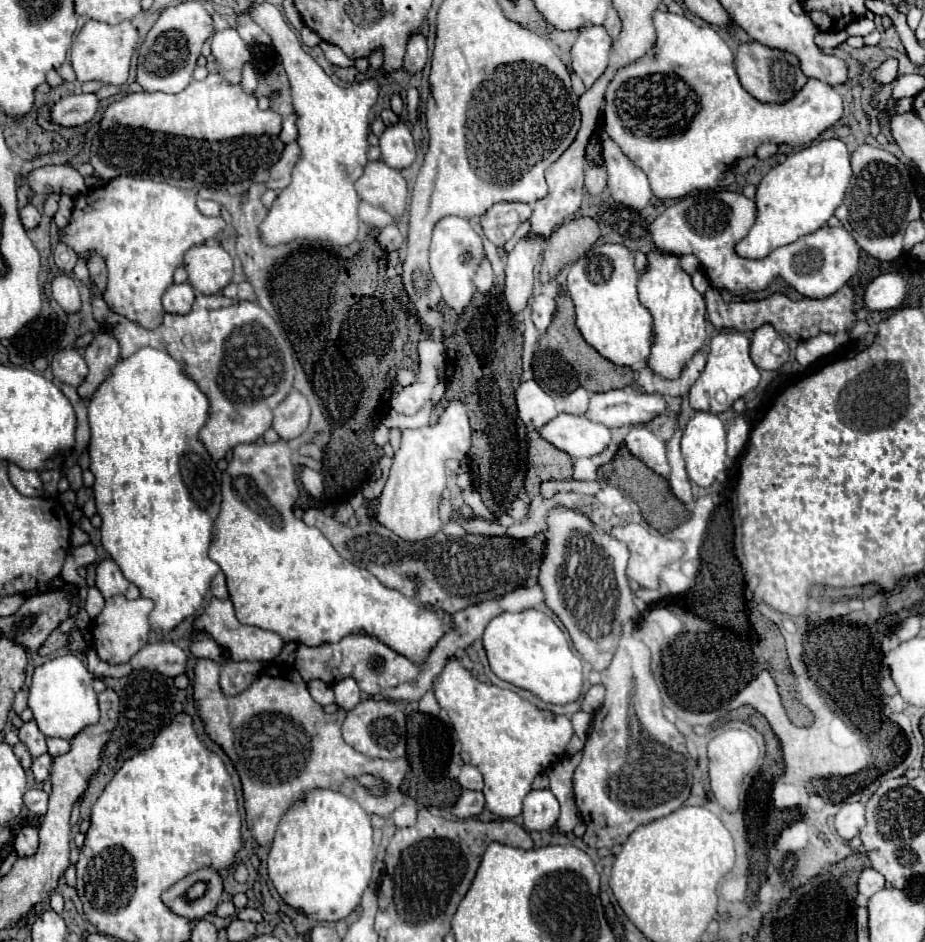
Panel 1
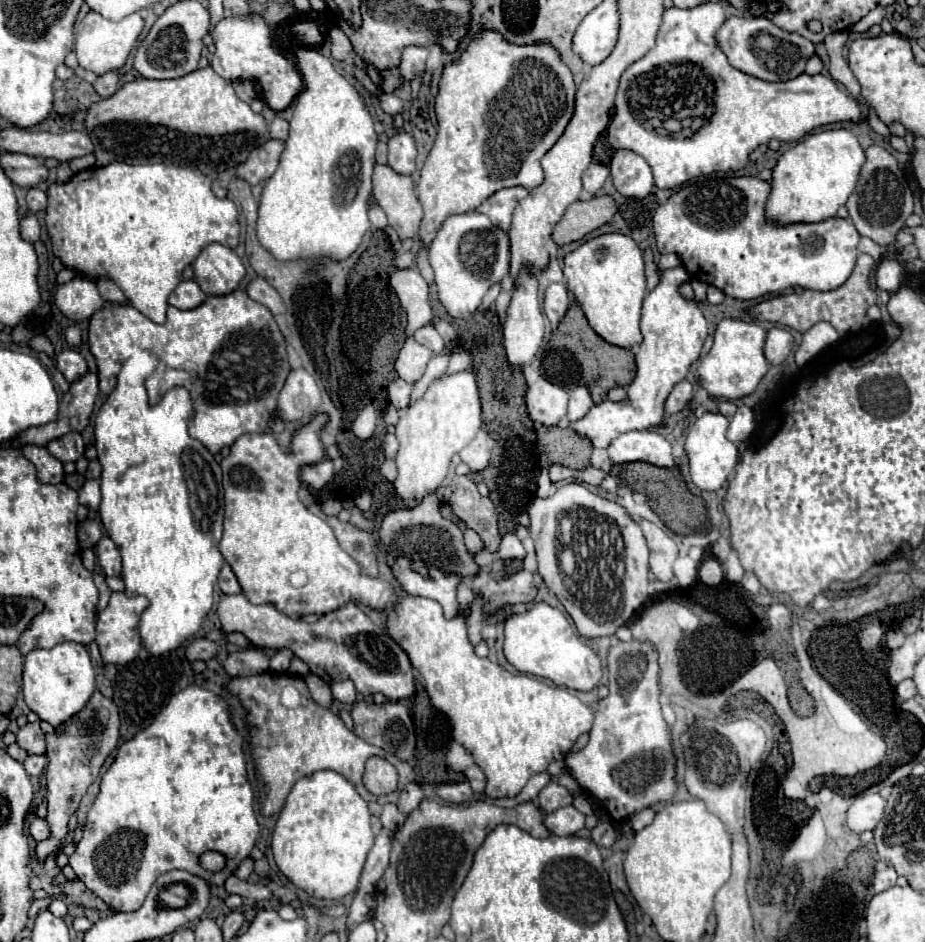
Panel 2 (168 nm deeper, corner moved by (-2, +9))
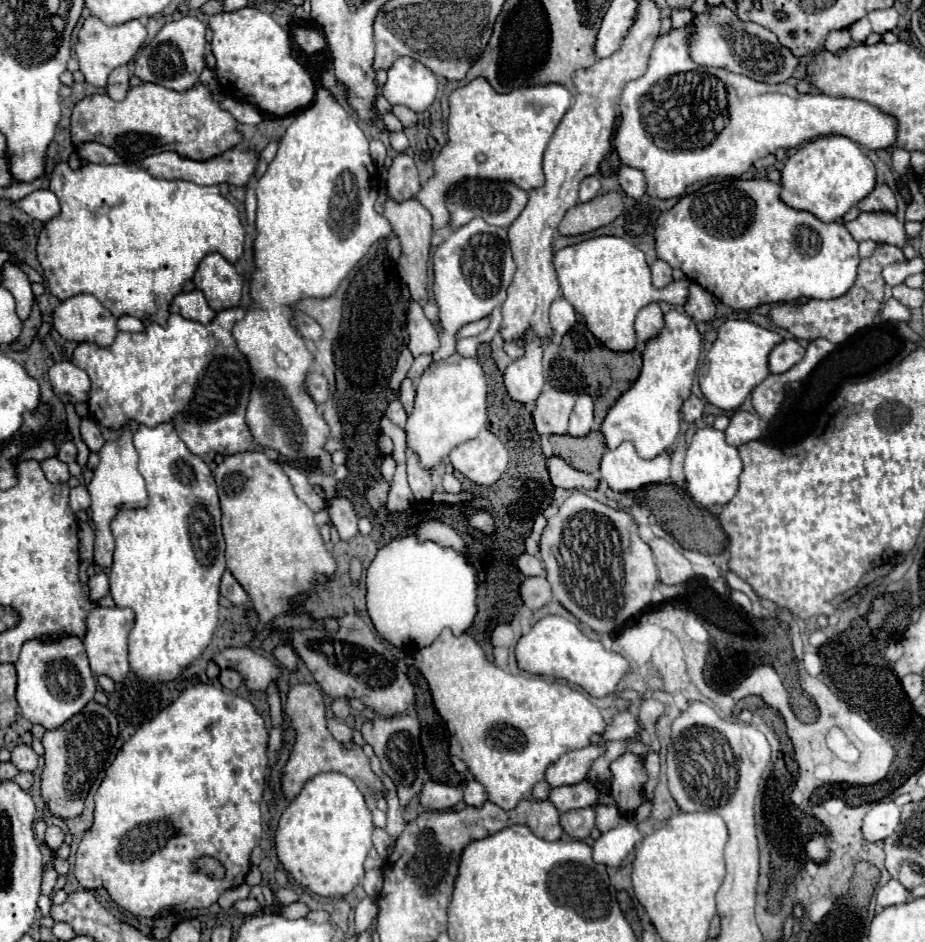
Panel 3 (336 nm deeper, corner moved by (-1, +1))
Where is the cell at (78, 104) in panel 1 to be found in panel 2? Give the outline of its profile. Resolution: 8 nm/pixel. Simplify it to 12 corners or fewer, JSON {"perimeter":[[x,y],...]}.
{"perimeter":[[109,71],[93,83],[99,97],[111,97],[117,91],[119,75]]}

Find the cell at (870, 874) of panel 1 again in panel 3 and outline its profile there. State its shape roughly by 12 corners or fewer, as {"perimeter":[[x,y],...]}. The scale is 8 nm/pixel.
{"perimeter":[[890,879],[878,889],[880,907],[900,905],[908,899],[908,891],[900,881]]}

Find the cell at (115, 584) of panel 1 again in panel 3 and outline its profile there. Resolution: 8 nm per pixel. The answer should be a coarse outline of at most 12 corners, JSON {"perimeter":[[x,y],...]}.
{"perimeter":[[132,431],[100,449],[88,483],[94,563],[112,565],[110,523],[148,505]]}

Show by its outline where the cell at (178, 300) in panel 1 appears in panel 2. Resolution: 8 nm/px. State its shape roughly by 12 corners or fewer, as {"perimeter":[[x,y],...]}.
{"perimeter":[[181,281],[169,305],[195,309],[205,301],[197,281]]}

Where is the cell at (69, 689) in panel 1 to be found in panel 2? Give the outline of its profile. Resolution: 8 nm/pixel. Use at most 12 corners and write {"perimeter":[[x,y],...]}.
{"perimeter":[[87,647],[25,657],[23,695],[59,727],[95,691]]}

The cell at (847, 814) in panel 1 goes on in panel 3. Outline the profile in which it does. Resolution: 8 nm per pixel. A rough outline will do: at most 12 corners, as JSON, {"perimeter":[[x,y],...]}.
{"perimeter":[[878,801],[864,817],[868,841],[884,841],[900,823],[900,807]]}

